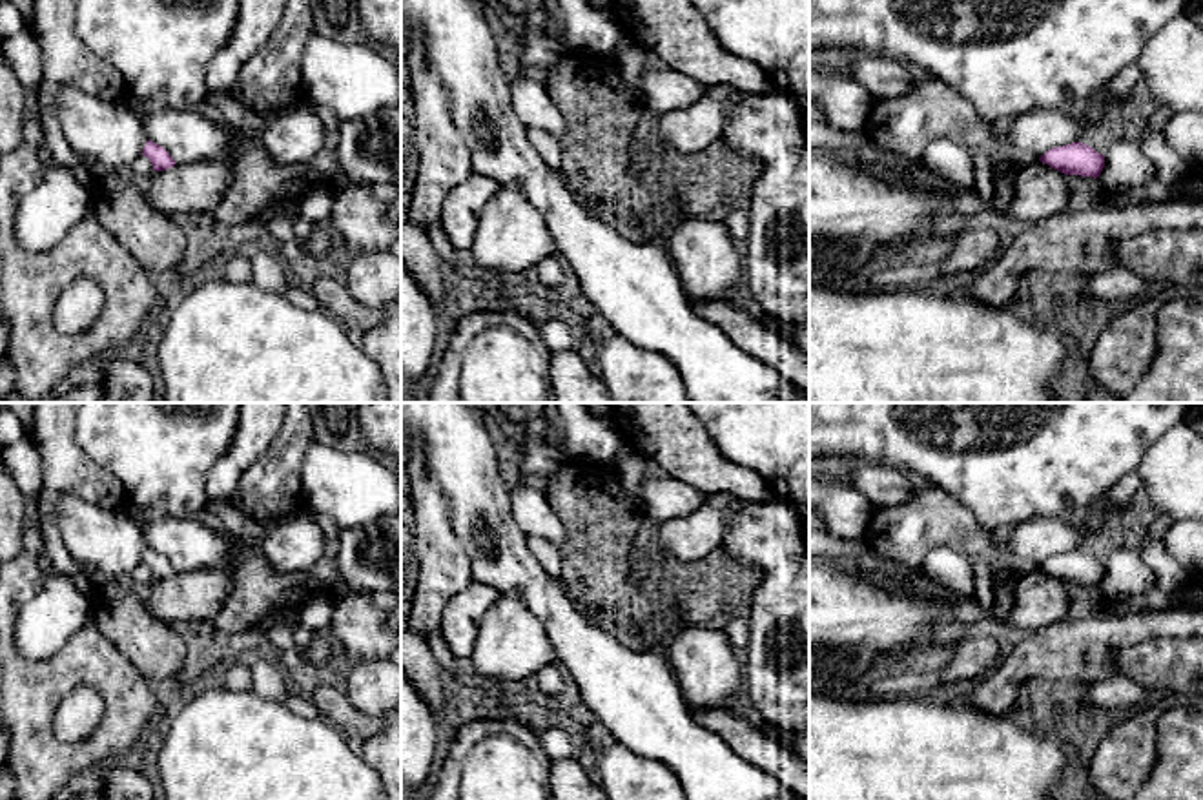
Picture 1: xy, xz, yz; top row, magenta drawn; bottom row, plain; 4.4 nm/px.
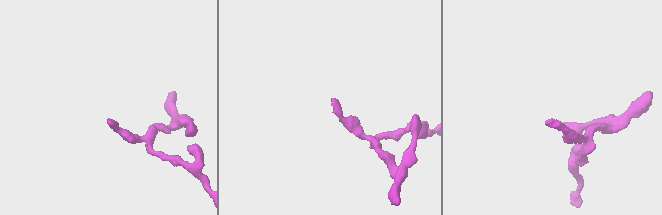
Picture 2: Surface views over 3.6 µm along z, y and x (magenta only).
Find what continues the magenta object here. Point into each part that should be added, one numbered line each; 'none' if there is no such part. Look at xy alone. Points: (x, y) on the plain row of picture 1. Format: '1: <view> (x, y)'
1: xy (108, 543)

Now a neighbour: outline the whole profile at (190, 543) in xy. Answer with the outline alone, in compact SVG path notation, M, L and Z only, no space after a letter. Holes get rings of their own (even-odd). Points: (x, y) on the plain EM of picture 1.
M133 518L148 549L162 554L175 572L206 570L231 565L237 556L255 549L250 538L233 538L206 518Z

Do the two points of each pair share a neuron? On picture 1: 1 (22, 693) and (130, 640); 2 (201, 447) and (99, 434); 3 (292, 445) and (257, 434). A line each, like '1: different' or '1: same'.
1: different
2: same
3: different

